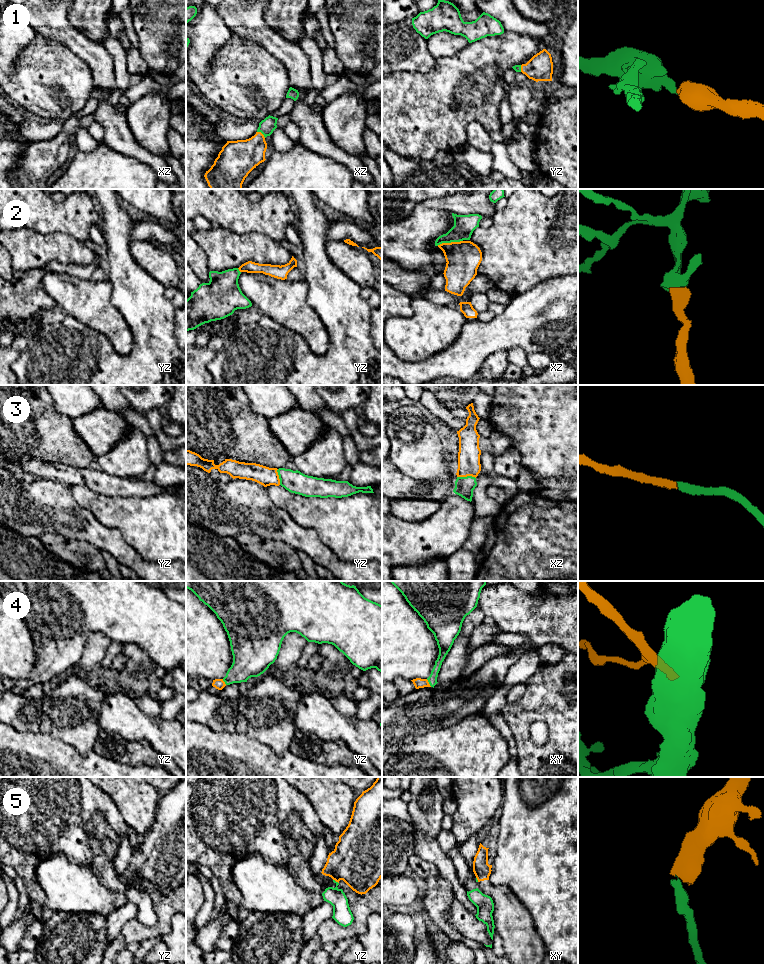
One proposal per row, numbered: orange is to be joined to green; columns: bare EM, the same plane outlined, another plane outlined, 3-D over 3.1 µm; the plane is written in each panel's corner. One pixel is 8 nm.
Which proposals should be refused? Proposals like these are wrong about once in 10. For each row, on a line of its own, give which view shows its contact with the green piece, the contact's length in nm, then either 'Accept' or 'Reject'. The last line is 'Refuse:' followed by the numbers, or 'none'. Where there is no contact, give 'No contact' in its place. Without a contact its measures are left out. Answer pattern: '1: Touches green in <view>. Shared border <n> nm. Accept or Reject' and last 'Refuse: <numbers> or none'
1: Touches green in xz. Shared border 90 nm. Accept
2: Touches green in xz. Shared border 220 nm. Accept
3: Touches green in xz. Shared border 150 nm. Accept
4: Touches green in xy. Shared border 80 nm. Accept
5: Touches green in yz. Shared border 60 nm. Reject
Refuse: 5

